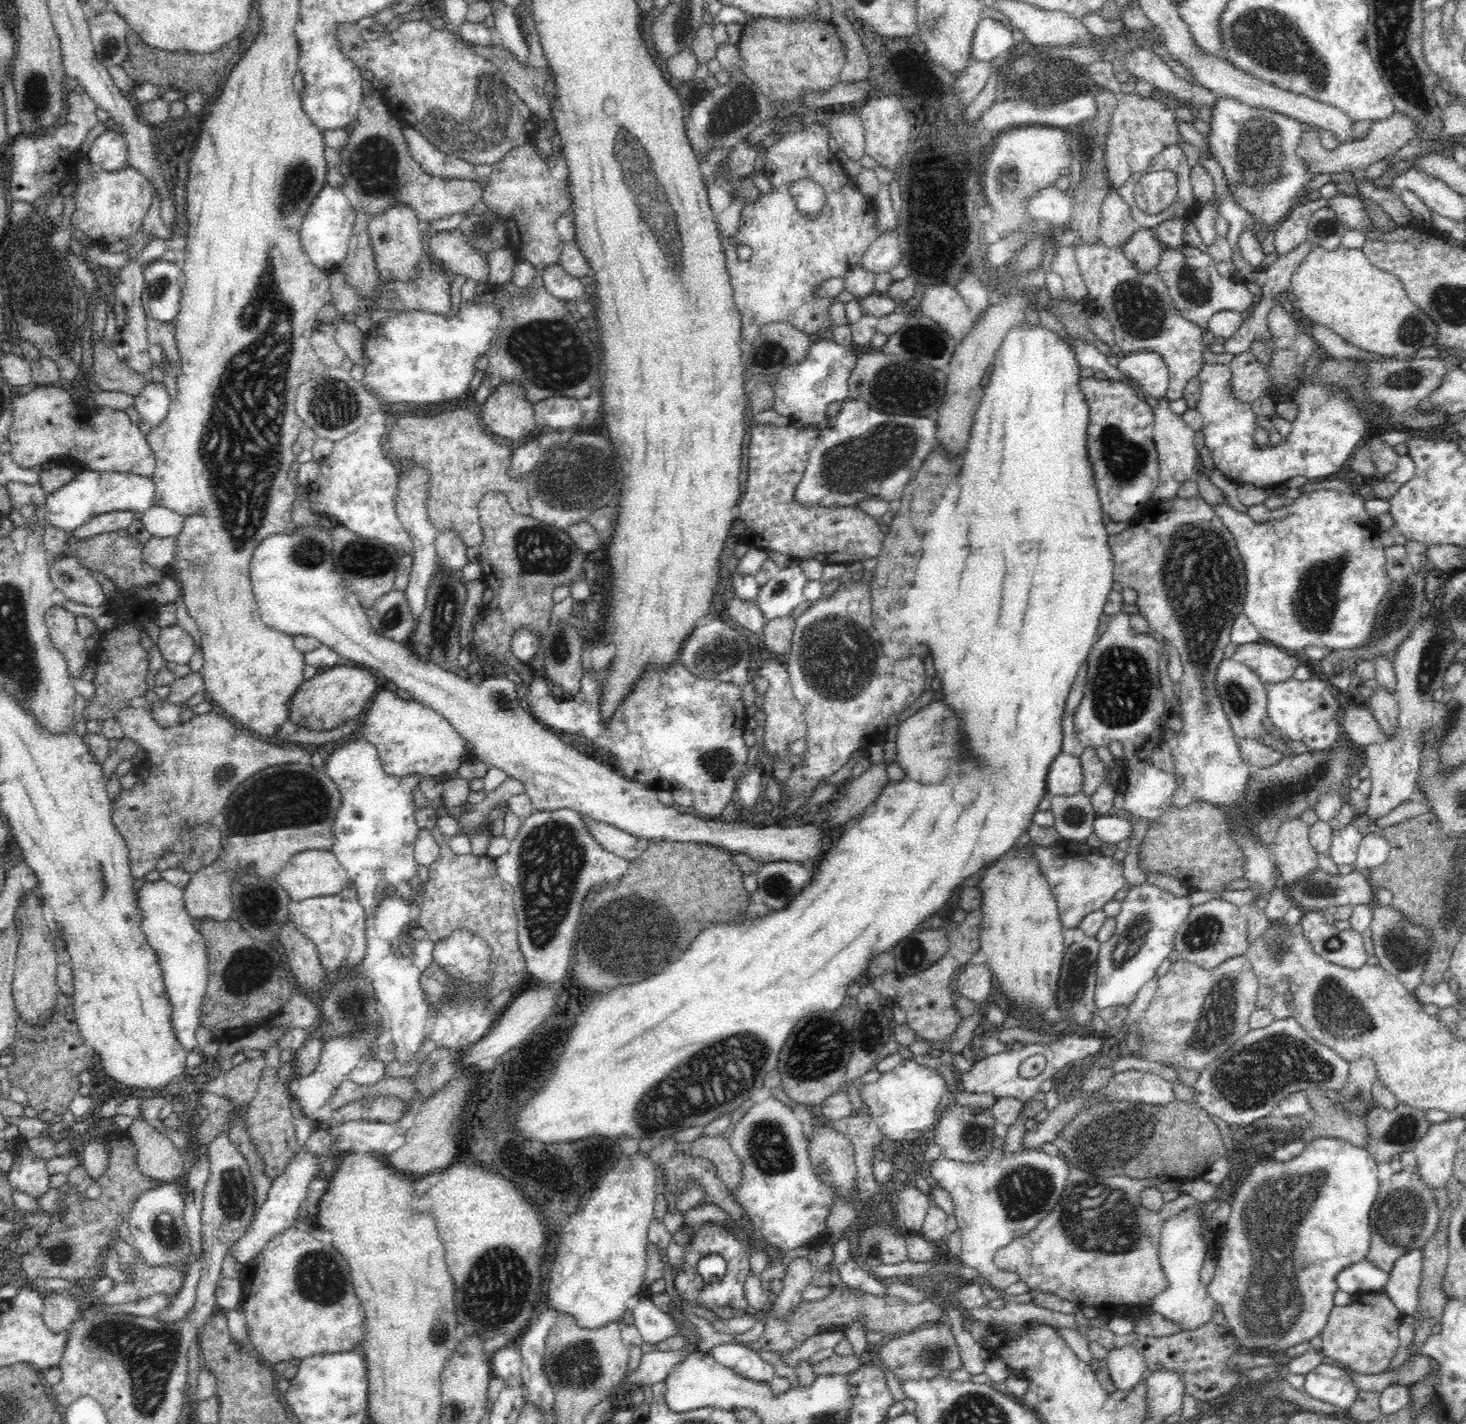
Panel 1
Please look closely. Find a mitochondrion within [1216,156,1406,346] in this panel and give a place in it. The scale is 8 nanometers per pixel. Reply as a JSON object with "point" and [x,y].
{"point":[1325,228]}

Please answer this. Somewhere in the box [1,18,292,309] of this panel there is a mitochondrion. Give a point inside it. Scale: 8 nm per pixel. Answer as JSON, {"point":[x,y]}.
{"point":[34,97]}

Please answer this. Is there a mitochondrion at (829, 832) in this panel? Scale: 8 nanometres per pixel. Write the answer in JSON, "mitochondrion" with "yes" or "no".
{"mitochondrion":"no"}

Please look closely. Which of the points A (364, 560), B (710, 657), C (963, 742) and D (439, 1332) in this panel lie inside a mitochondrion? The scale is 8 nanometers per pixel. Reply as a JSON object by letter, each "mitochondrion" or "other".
{"A":"mitochondrion","B":"mitochondrion","C":"other","D":"mitochondrion"}

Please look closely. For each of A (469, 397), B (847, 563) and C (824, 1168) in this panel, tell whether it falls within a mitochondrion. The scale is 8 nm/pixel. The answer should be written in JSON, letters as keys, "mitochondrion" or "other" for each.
{"A":"other","B":"other","C":"mitochondrion"}

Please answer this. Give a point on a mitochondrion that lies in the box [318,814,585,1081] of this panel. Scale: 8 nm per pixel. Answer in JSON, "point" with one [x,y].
{"point":[352,1004]}

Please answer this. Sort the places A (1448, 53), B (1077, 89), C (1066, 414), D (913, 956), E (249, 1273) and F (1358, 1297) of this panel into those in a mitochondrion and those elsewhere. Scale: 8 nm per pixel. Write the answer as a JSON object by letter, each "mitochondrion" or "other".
{"A":"other","B":"other","C":"other","D":"mitochondrion","E":"other","F":"other"}

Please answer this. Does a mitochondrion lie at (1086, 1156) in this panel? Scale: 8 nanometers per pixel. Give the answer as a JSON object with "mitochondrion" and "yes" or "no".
{"mitochondrion":"yes"}

